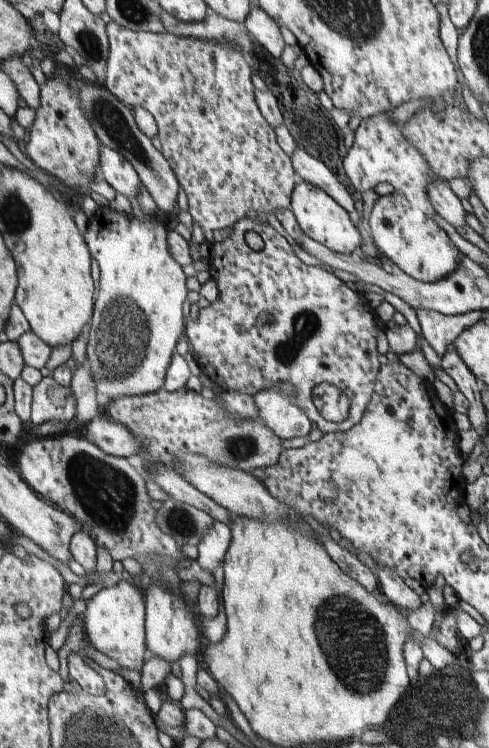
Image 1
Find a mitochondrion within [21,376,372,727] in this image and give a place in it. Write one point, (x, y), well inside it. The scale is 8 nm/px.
(107, 496)

